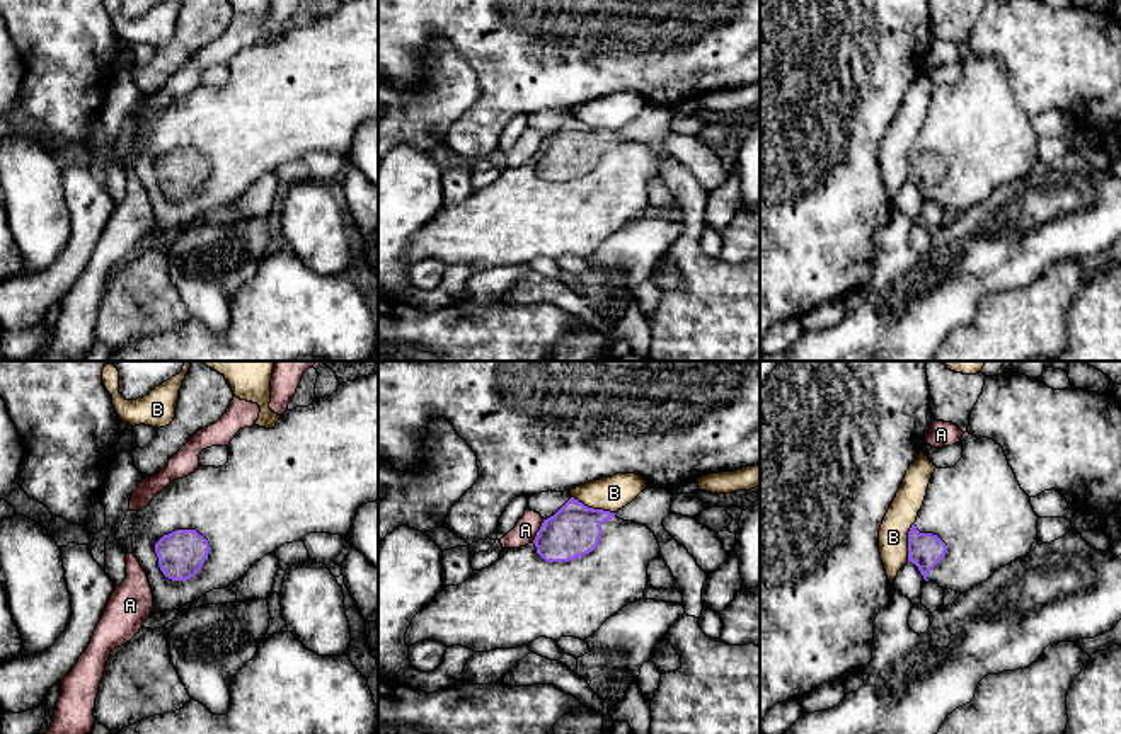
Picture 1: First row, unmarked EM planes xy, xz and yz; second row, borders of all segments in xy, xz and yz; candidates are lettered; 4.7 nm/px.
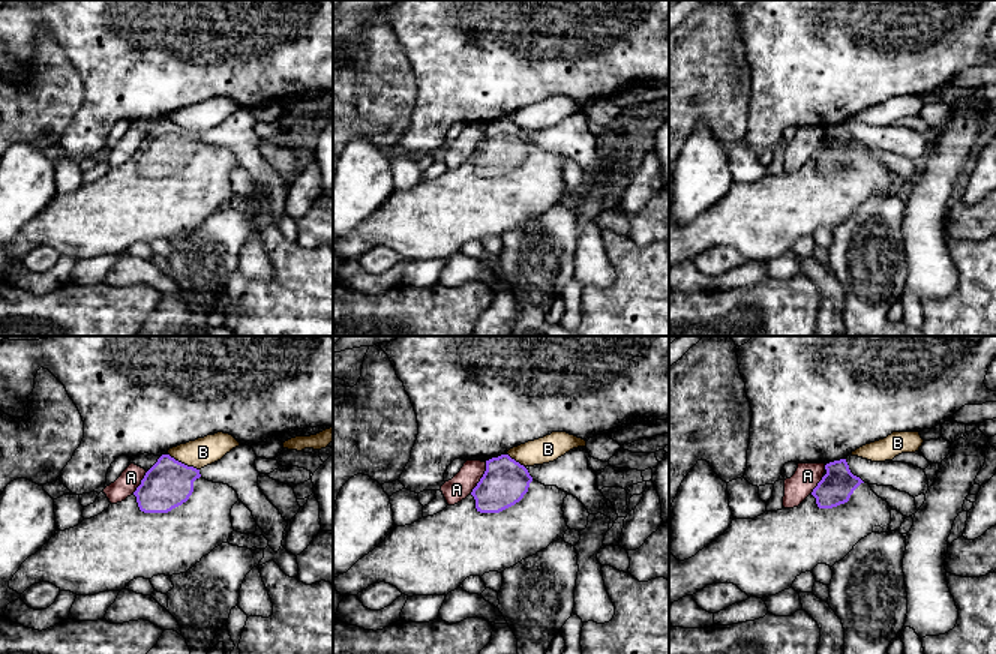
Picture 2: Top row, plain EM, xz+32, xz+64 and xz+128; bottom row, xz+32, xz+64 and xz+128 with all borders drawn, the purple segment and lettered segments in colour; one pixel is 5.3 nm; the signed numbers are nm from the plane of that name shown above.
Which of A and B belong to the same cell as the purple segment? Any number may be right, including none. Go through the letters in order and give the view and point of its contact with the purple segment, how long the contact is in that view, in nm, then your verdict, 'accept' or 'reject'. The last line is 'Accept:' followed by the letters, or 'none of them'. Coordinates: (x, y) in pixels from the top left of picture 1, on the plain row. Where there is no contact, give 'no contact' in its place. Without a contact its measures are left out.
A: meets purple in xz at (539, 149); contact 120 nm long; reject
B: meets purple in xz at (592, 126); contact 220 nm long; reject
Accept: none of them

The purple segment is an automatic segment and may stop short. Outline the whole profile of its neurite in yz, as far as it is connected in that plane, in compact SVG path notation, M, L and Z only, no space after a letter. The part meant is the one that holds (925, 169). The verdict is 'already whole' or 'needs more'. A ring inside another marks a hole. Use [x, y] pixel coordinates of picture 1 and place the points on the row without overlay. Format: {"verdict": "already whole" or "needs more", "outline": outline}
{"verdict": "needs more", "outline": "M964 51L963 77L949 87L935 87L917 140L908 150L908 181L915 182L925 199L935 199L944 209L966 211L985 201L995 189L1031 170L1038 158L1038 133L1029 114L1020 107L1000 63L988 56Z"}

